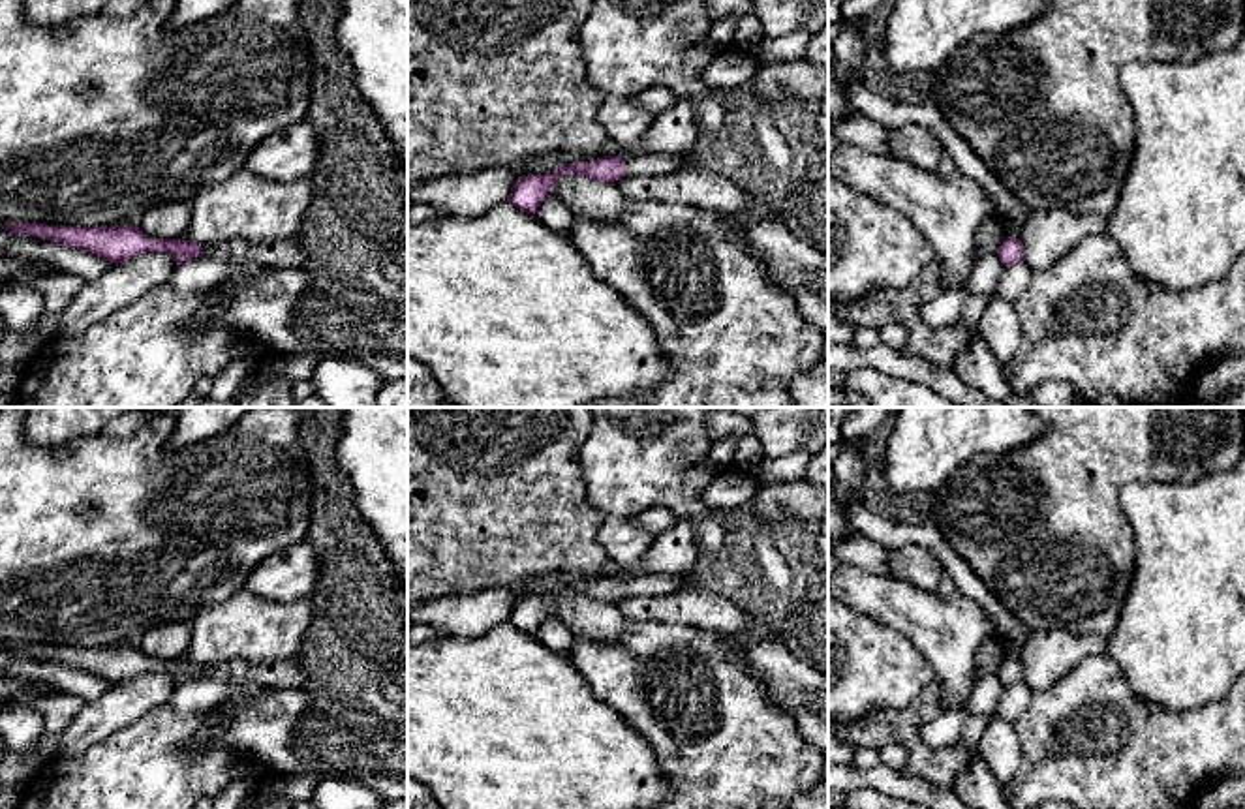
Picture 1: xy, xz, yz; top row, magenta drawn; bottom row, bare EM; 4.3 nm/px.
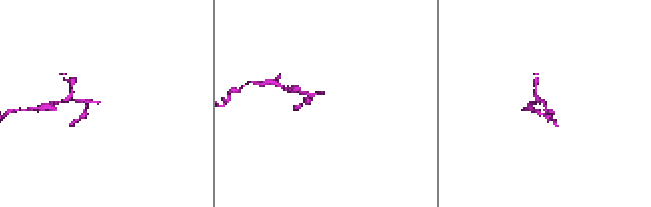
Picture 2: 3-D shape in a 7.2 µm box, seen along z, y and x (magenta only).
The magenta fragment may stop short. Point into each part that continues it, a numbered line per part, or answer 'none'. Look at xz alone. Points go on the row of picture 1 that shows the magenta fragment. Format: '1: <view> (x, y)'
1: xz (648, 164)

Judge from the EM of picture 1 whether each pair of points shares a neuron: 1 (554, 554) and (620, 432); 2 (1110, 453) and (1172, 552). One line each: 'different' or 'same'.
1: different
2: different

